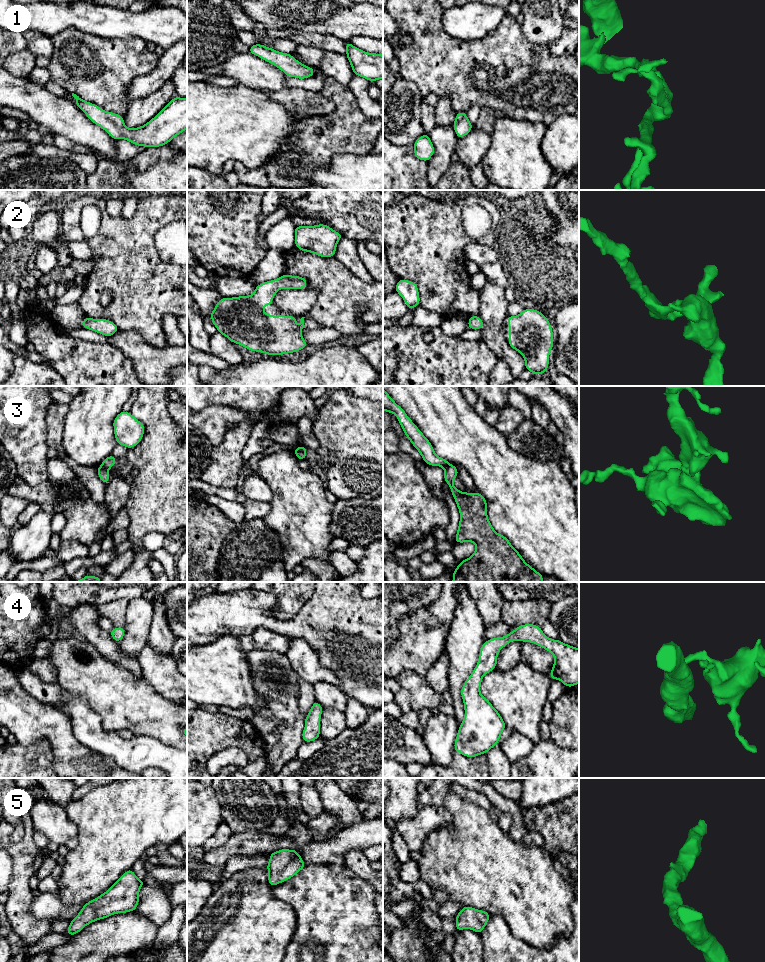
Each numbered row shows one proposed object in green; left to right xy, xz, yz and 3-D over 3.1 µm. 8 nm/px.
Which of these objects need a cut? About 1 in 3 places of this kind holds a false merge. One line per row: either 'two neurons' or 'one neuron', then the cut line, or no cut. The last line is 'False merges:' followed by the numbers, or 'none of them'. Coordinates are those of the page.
1: one neuron; no cut
2: one neuron; no cut
3: two neurons; cut in xy along (101, 465), (107, 469)
4: one neuron; no cut
5: one neuron; no cut
False merges: 3

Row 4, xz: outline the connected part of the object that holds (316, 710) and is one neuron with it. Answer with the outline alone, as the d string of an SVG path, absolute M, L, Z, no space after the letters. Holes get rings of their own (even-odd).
M315 700L305 717L305 728L302 732L304 742L312 742L320 737L320 719L323 707Z

